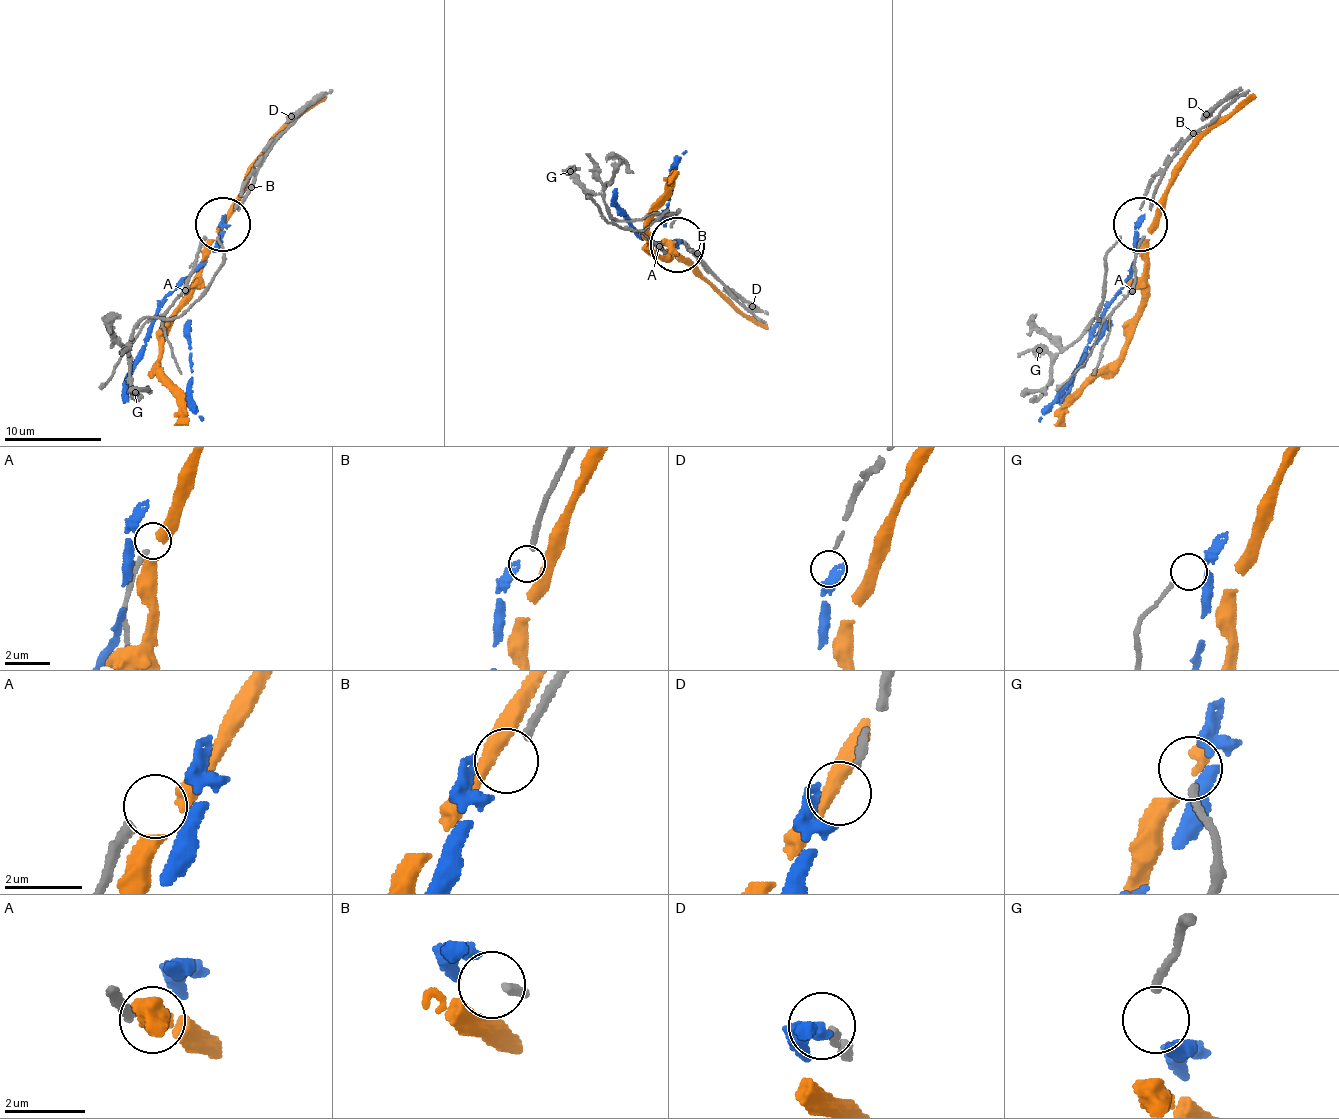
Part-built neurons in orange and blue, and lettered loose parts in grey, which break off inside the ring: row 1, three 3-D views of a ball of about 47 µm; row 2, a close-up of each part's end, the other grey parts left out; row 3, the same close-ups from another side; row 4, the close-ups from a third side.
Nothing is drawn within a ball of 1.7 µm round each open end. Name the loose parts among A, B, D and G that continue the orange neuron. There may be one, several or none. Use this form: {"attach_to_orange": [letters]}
{"attach_to_orange": []}

